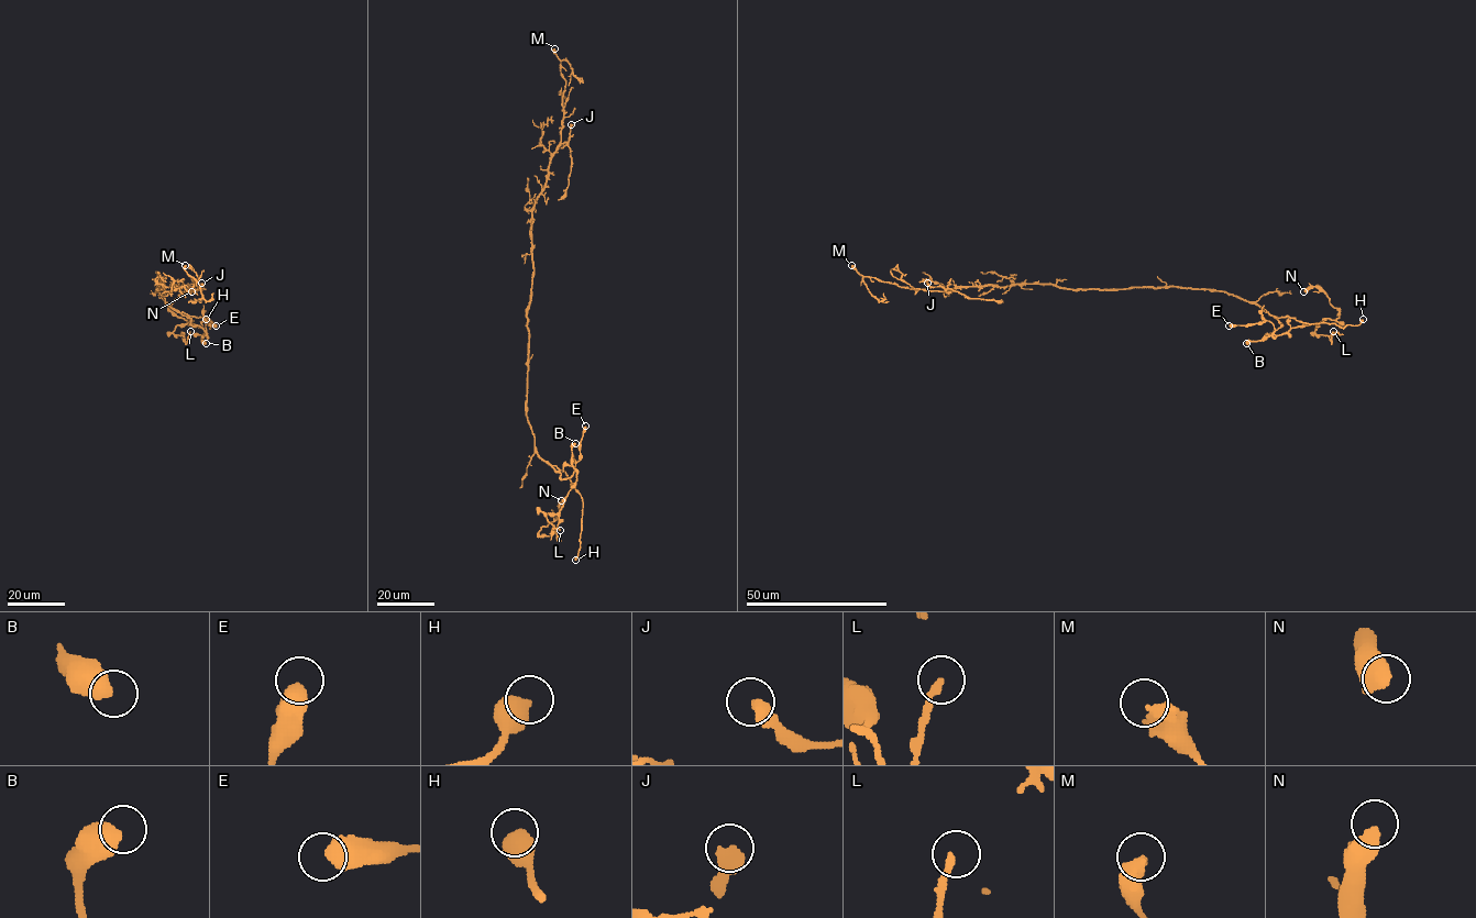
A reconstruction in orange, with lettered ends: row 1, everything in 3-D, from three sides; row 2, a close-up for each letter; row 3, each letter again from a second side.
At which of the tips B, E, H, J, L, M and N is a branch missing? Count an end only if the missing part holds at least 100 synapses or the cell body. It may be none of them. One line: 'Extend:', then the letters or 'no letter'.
Extend: H

